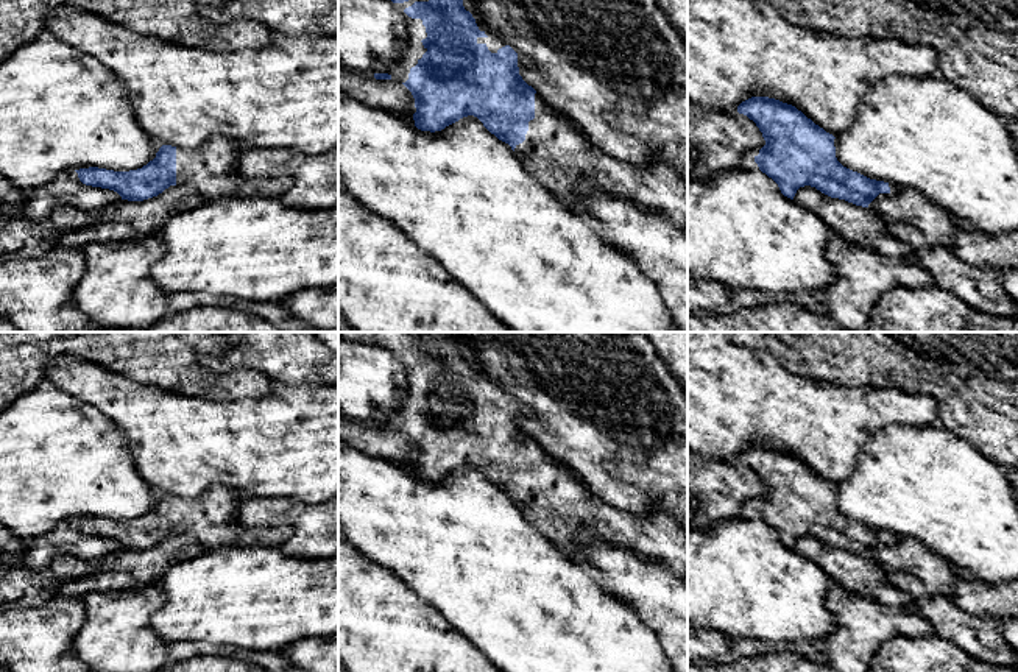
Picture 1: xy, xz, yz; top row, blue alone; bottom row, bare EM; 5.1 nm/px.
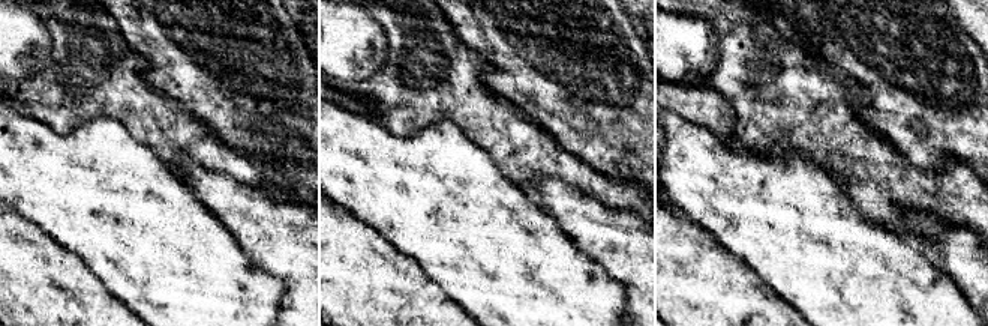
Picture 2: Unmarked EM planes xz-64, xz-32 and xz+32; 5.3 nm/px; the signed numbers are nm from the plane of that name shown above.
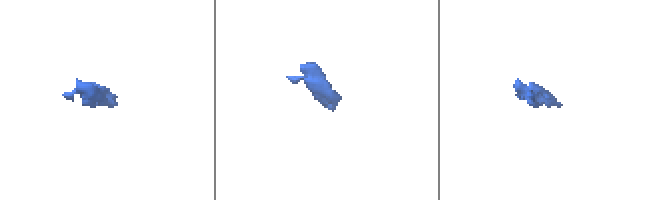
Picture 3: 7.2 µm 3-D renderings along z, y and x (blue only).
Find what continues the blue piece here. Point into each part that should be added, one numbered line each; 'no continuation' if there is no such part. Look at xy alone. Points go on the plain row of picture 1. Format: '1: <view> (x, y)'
1: xy (211, 518)

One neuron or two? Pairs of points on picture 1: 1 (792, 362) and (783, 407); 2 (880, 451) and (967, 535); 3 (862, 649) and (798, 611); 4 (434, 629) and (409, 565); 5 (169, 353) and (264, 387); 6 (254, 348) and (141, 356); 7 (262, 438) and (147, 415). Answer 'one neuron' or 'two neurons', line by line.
1: two neurons
2: one neuron
3: two neurons
4: two neurons
5: one neuron
6: two neurons
7: one neuron

